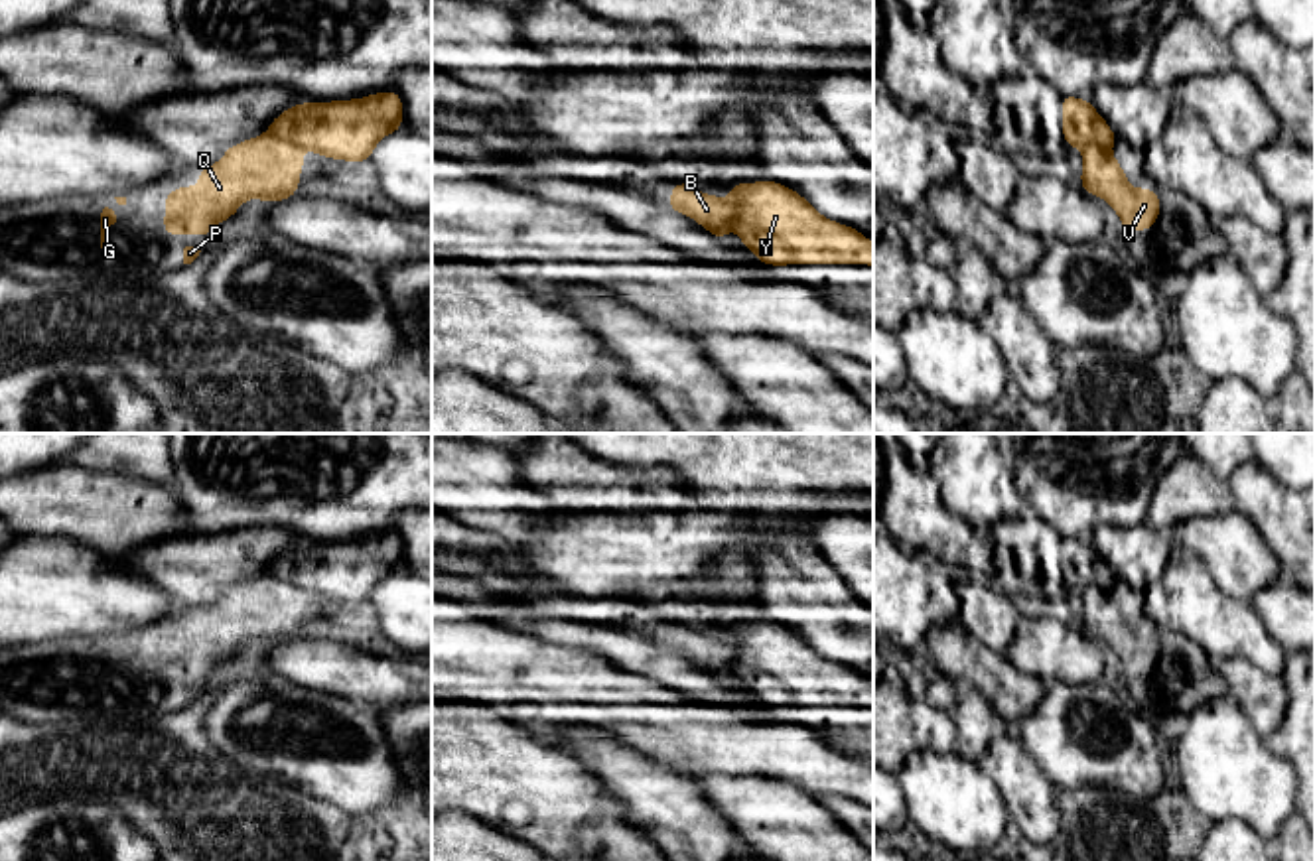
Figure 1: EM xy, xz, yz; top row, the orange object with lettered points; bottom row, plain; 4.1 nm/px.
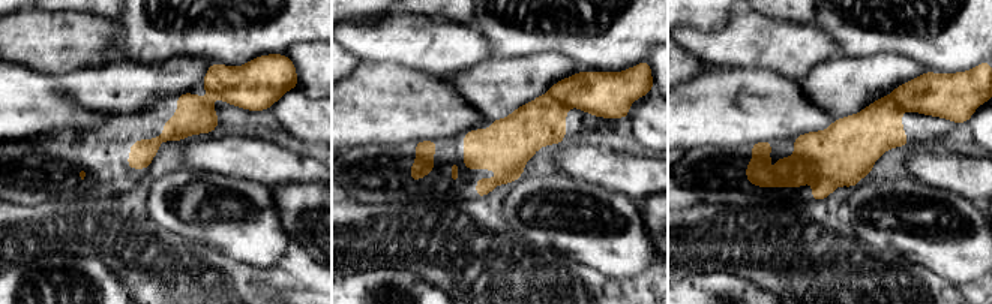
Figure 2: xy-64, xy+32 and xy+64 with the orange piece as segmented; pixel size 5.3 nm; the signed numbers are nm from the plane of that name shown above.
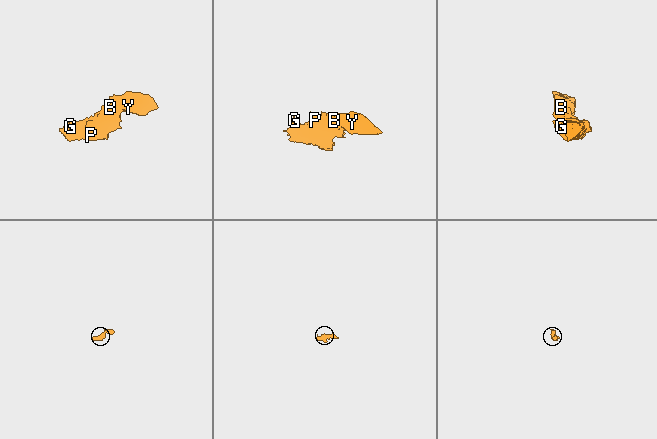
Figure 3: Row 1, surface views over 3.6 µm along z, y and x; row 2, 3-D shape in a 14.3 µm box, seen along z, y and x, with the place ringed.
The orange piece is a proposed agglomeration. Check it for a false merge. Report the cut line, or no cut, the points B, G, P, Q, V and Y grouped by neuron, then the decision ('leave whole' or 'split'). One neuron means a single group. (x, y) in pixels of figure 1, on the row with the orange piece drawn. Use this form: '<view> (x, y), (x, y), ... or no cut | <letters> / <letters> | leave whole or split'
xy (269, 131), (302, 148) | B G P Q V / Y | split

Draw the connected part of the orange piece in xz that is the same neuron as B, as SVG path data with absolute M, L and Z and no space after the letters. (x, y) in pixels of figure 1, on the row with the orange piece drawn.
M672 183L668 209L694 219L722 242L726 242L724 234L735 215L735 207L727 199L706 195L690 183Z

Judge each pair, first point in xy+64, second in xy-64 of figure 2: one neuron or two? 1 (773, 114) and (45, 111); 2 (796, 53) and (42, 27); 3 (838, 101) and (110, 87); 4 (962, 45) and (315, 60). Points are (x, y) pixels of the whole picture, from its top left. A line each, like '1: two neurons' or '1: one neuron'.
1: one neuron
2: one neuron
3: one neuron
4: two neurons

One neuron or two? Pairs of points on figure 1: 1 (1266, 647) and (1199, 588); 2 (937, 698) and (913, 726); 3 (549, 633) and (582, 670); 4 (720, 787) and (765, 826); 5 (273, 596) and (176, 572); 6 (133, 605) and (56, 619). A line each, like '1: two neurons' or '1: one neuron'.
1: one neuron
2: two neurons
3: two neurons
4: one neuron
5: two neurons
6: one neuron

